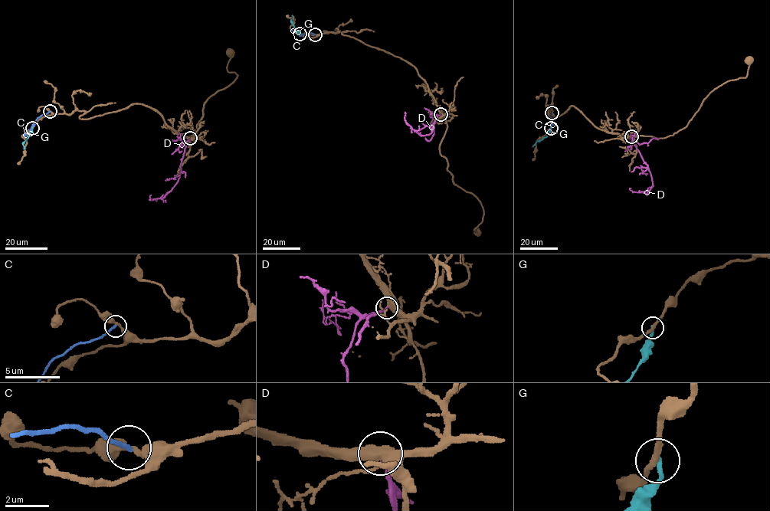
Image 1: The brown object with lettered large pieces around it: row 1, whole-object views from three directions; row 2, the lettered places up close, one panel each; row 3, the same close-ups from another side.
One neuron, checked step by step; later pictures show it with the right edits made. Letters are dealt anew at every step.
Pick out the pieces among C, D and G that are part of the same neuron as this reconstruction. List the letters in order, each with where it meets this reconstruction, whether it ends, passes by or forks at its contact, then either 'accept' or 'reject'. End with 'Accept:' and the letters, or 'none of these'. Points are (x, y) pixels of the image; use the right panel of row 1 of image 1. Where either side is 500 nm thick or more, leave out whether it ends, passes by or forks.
C: meets brown at (552, 113); it ends there; reject
D: meets brown at (631, 136); it ends there; accept
G: meets brown at (551, 128); it ends there; reject
Accept: D

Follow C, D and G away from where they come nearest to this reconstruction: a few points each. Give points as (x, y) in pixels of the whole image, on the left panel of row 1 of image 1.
C: (50, 111), (38, 117), (24, 136)
D: (190, 138), (180, 164), (181, 173), (177, 183), (162, 198), (149, 200), (151, 195)
G: (32, 128), (31, 133), (23, 143), (24, 149)

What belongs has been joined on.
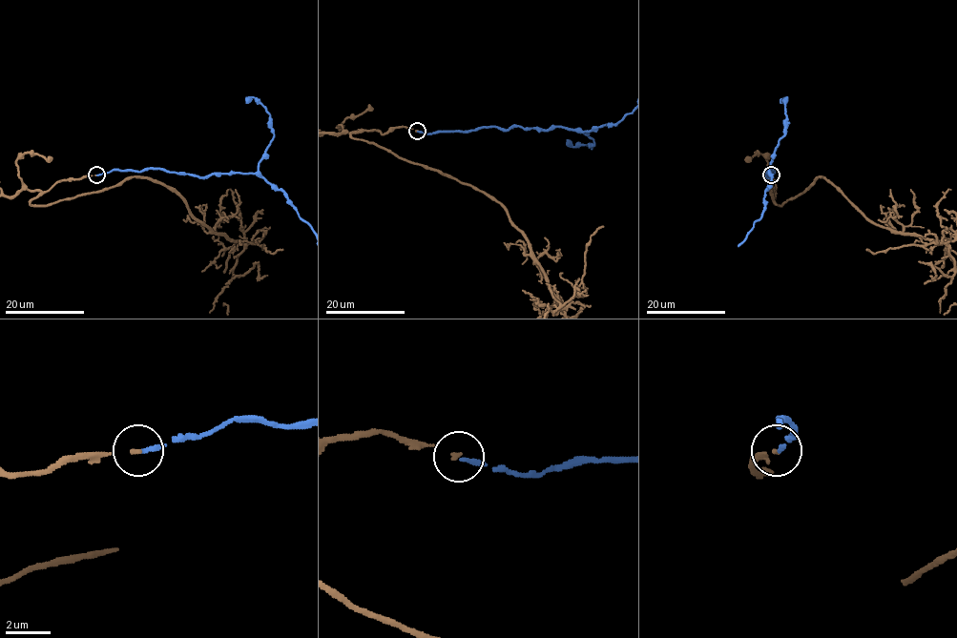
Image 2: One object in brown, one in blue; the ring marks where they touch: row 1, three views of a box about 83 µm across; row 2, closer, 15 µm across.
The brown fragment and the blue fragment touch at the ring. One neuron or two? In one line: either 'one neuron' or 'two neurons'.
one neuron

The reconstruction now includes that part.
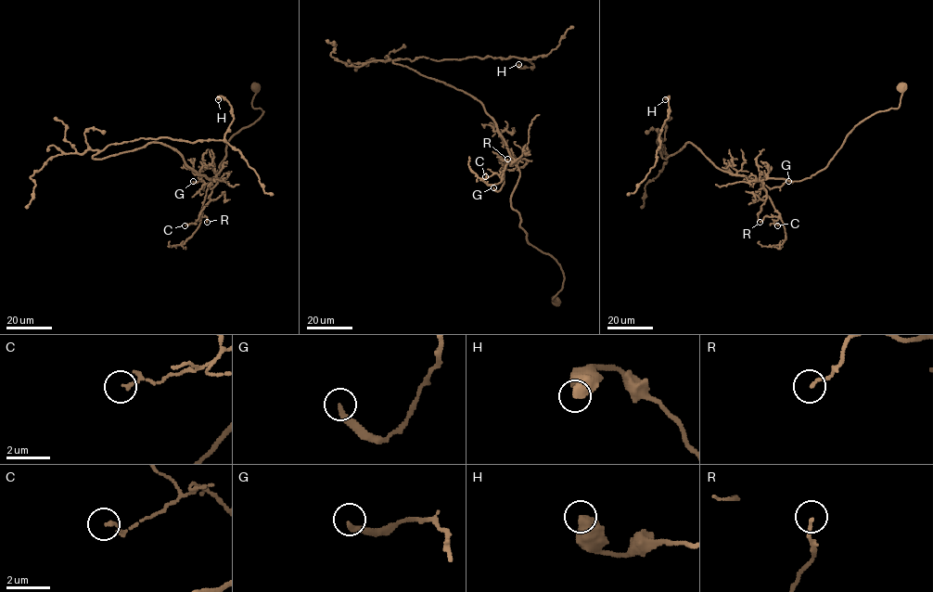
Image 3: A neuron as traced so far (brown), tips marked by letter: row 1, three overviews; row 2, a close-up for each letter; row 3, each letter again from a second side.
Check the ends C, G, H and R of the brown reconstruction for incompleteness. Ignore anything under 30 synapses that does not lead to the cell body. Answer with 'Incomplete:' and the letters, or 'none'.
Incomplete: none

